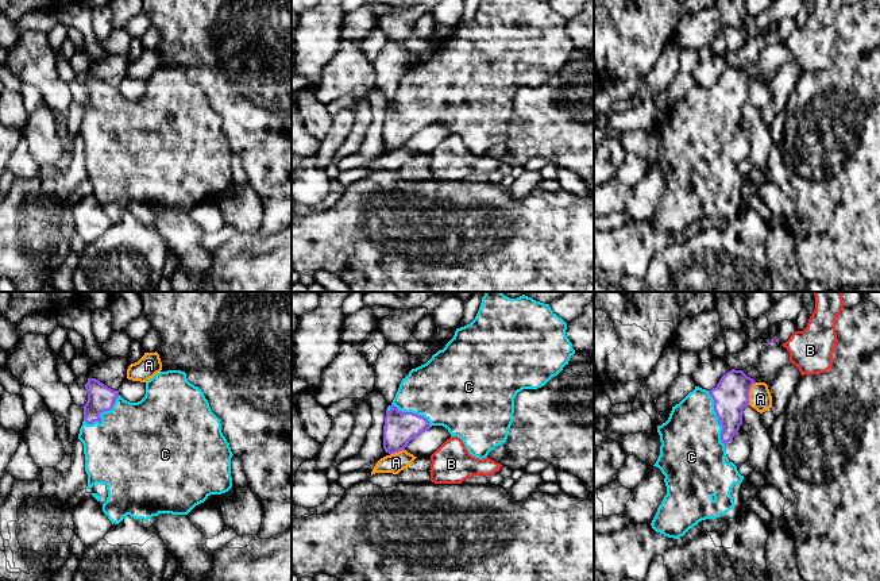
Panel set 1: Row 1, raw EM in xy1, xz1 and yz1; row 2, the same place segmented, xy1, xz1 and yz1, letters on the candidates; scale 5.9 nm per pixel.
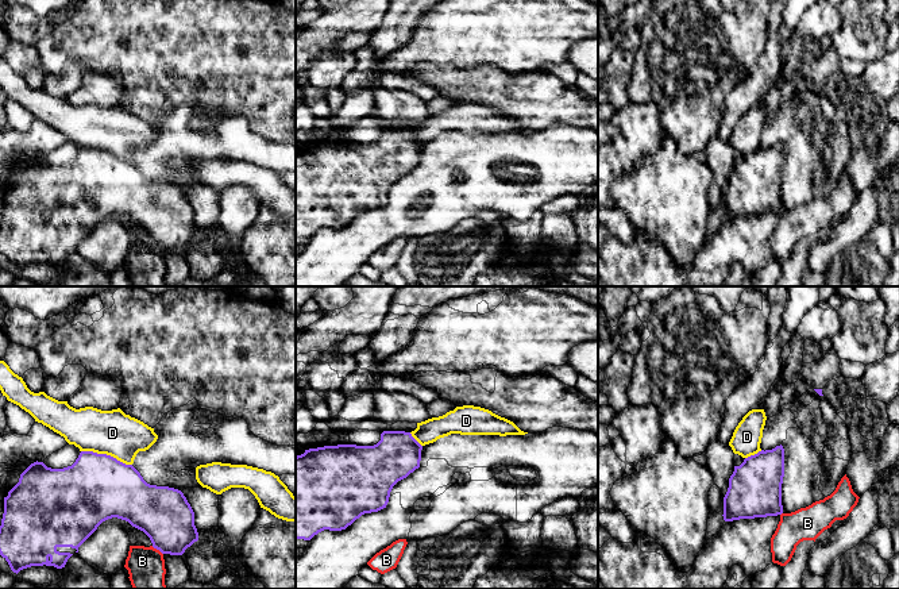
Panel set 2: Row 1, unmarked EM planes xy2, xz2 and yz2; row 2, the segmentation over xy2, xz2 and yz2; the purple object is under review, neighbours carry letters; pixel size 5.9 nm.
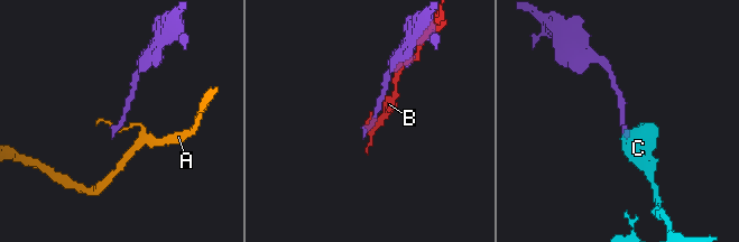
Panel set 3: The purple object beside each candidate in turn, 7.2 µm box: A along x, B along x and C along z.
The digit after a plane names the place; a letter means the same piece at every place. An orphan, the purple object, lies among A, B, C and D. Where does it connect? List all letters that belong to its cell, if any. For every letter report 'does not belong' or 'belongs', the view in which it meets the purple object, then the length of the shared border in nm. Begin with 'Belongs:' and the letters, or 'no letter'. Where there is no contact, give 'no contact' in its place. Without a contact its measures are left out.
Belongs: C
A: does not belong | yz1 | 140 nm
B: does not belong | xy2 | 90 nm
C: belongs | yz1 | 340 nm
D: does not belong | xy2 | 320 nm

